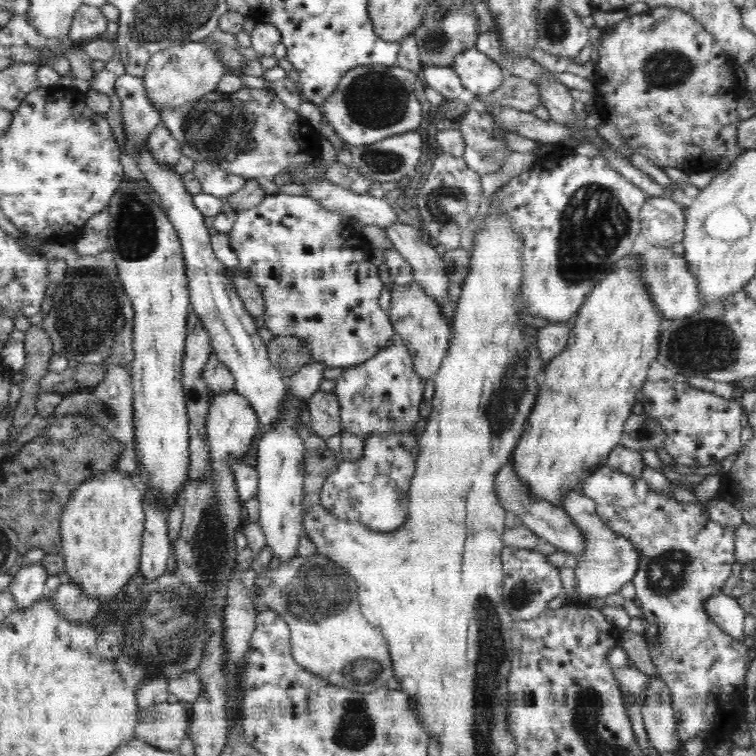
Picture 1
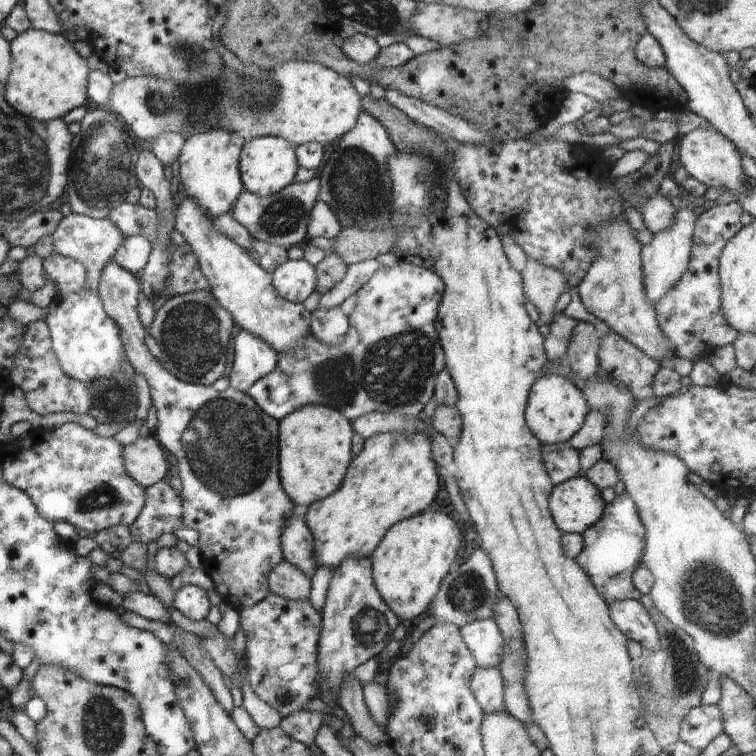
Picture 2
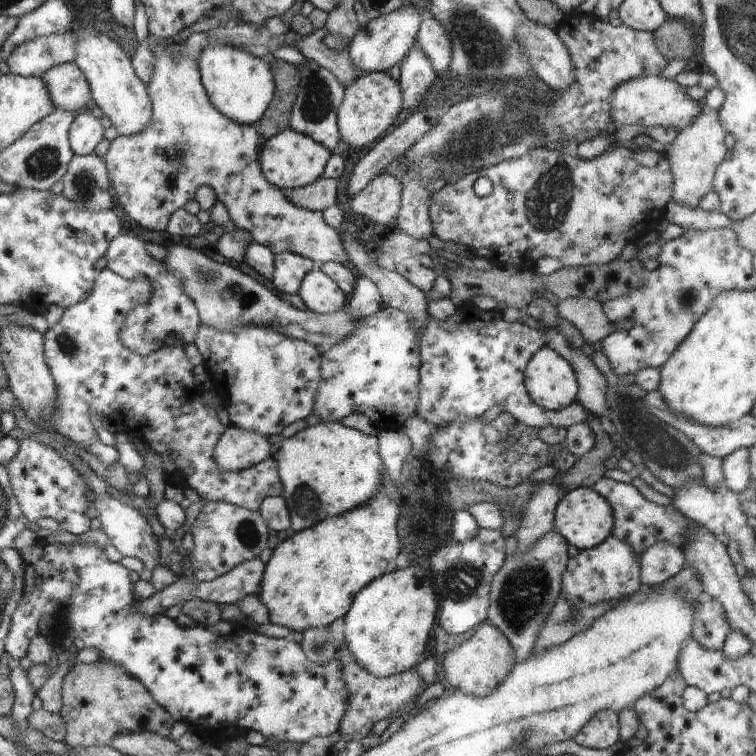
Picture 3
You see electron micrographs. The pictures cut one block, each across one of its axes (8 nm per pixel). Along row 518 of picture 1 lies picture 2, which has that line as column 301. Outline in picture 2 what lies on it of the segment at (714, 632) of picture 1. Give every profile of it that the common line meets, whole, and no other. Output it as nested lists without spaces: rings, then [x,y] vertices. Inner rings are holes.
[[[269,593],[264,600],[255,606],[239,612],[240,627],[244,630],[247,640],[247,650],[244,656],[248,670],[248,682],[252,690],[274,708],[280,717],[286,717],[292,712],[306,710],[307,702],[318,697],[317,680],[317,651],[320,632],[322,632],[322,618],[320,612],[314,608],[310,600],[288,600],[284,596]]]

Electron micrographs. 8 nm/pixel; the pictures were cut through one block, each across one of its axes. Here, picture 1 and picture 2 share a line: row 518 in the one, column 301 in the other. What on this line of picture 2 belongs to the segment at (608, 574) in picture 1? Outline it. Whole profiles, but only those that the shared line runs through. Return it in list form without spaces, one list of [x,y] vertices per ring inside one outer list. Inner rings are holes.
[[[283,559],[272,568],[268,576],[268,587],[271,594],[284,596],[288,600],[307,600],[311,592],[311,578]]]

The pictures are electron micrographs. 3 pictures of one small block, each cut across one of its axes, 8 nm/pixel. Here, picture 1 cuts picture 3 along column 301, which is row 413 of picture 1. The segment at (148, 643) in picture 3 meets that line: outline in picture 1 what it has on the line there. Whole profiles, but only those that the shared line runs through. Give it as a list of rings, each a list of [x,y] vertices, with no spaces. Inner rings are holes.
[[[668,377],[657,382],[646,381],[640,395],[644,413],[662,422],[662,427],[666,430],[664,448],[677,464],[692,468],[712,466],[716,462],[722,462],[728,456],[738,454],[743,449],[740,436],[743,434],[741,421],[744,411],[741,402],[727,400],[712,392],[692,388],[687,383],[674,382]]]

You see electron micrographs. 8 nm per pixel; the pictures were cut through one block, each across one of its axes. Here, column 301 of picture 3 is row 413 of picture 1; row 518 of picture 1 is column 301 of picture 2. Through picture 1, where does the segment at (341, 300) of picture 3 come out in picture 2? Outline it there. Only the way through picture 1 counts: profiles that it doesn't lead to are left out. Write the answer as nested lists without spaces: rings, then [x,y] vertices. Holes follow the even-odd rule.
[[[289,259],[271,276],[276,293],[292,303],[303,303],[317,286],[316,268],[303,259]]]

